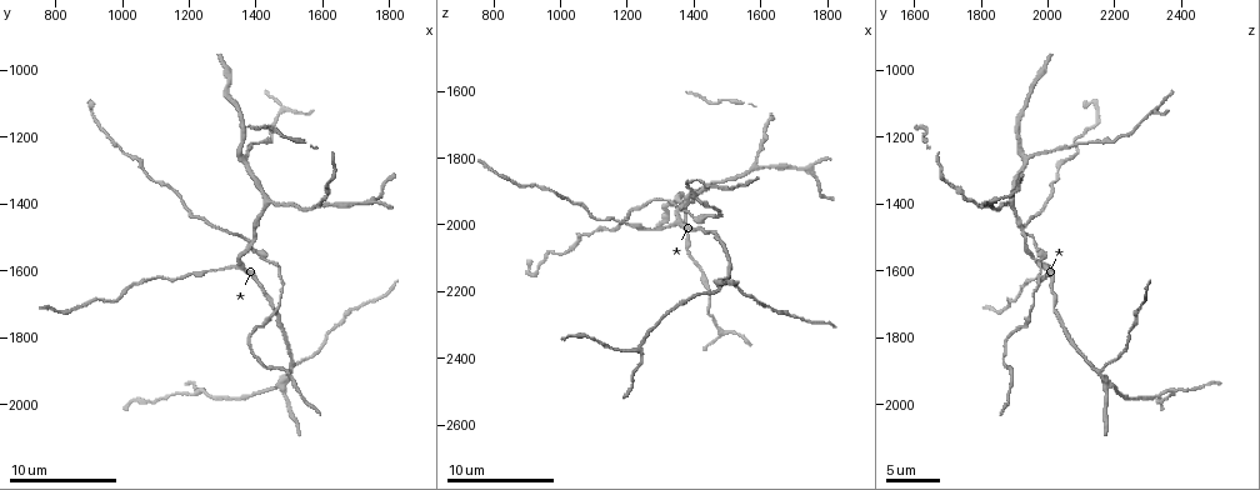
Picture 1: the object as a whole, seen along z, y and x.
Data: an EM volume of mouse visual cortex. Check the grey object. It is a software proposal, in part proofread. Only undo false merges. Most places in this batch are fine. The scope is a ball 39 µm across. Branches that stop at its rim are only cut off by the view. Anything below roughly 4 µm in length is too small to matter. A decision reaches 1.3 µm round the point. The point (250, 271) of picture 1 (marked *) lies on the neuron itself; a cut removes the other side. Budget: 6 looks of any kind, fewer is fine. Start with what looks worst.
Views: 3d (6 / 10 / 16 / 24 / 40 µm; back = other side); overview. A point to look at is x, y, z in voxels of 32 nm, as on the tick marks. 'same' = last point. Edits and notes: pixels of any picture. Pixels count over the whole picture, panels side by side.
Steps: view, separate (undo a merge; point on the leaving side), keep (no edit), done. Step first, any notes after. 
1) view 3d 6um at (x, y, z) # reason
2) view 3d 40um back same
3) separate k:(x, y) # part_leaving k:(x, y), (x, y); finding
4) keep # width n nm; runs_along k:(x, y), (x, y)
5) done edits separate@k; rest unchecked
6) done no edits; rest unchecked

view 3d 10um at (1380, 1540, 1940) # thin arm on a thick one

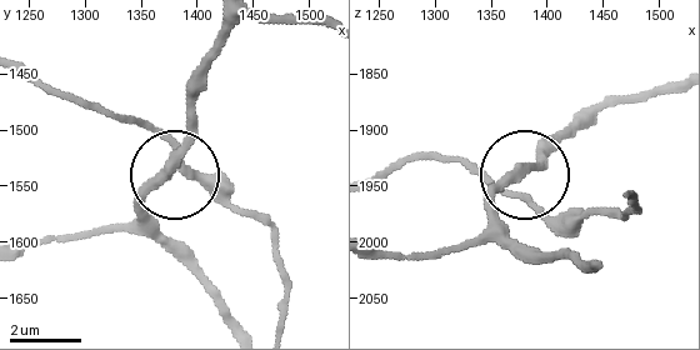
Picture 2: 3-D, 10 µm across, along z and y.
keep # arms 4; all the same neuron

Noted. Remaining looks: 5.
view 3d 16um at (1450, 1380, 1890) # three-way junction

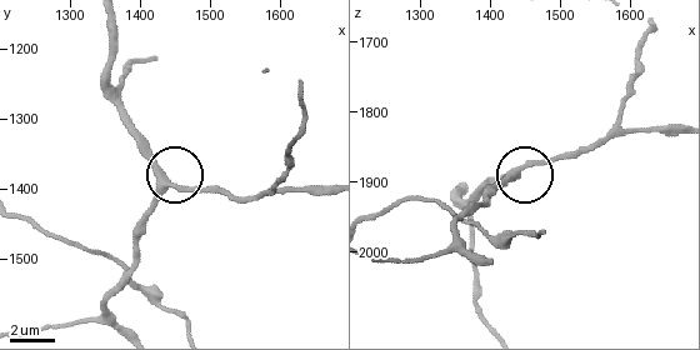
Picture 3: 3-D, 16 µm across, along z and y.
keep # width 310 nm; runs_along 3:(475, 255), (456, 224), (499, 184), (518, 175), (484, 179); all the same neuron

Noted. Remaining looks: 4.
view 3d 6um at (1500, 1910, 2160) # two arms in line, one across

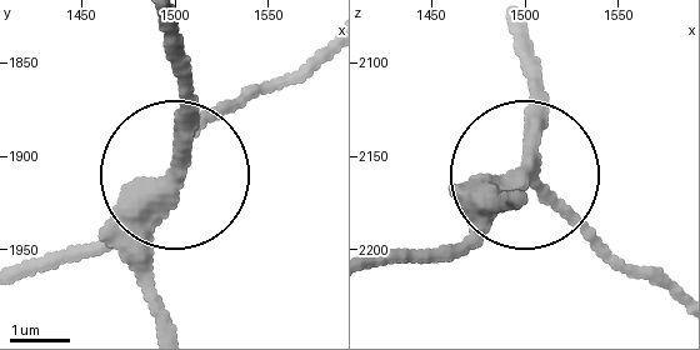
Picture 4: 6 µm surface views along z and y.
view 3d 6um back at (1500, 1910, 2160)

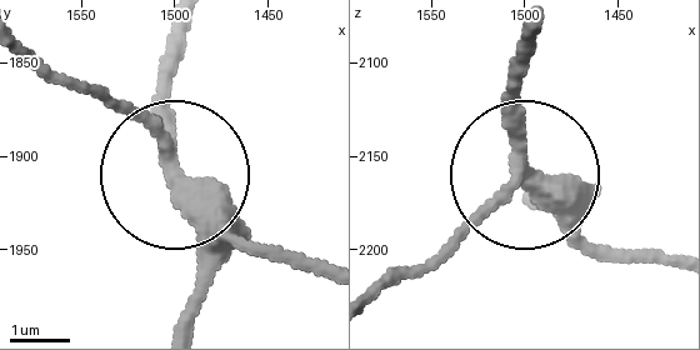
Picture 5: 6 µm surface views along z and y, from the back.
keep # runs_along 5:(185, 33), (170, 173), (156, 138), (86, 83); all the same neuron

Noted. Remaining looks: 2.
done no edits; rest unchecked

